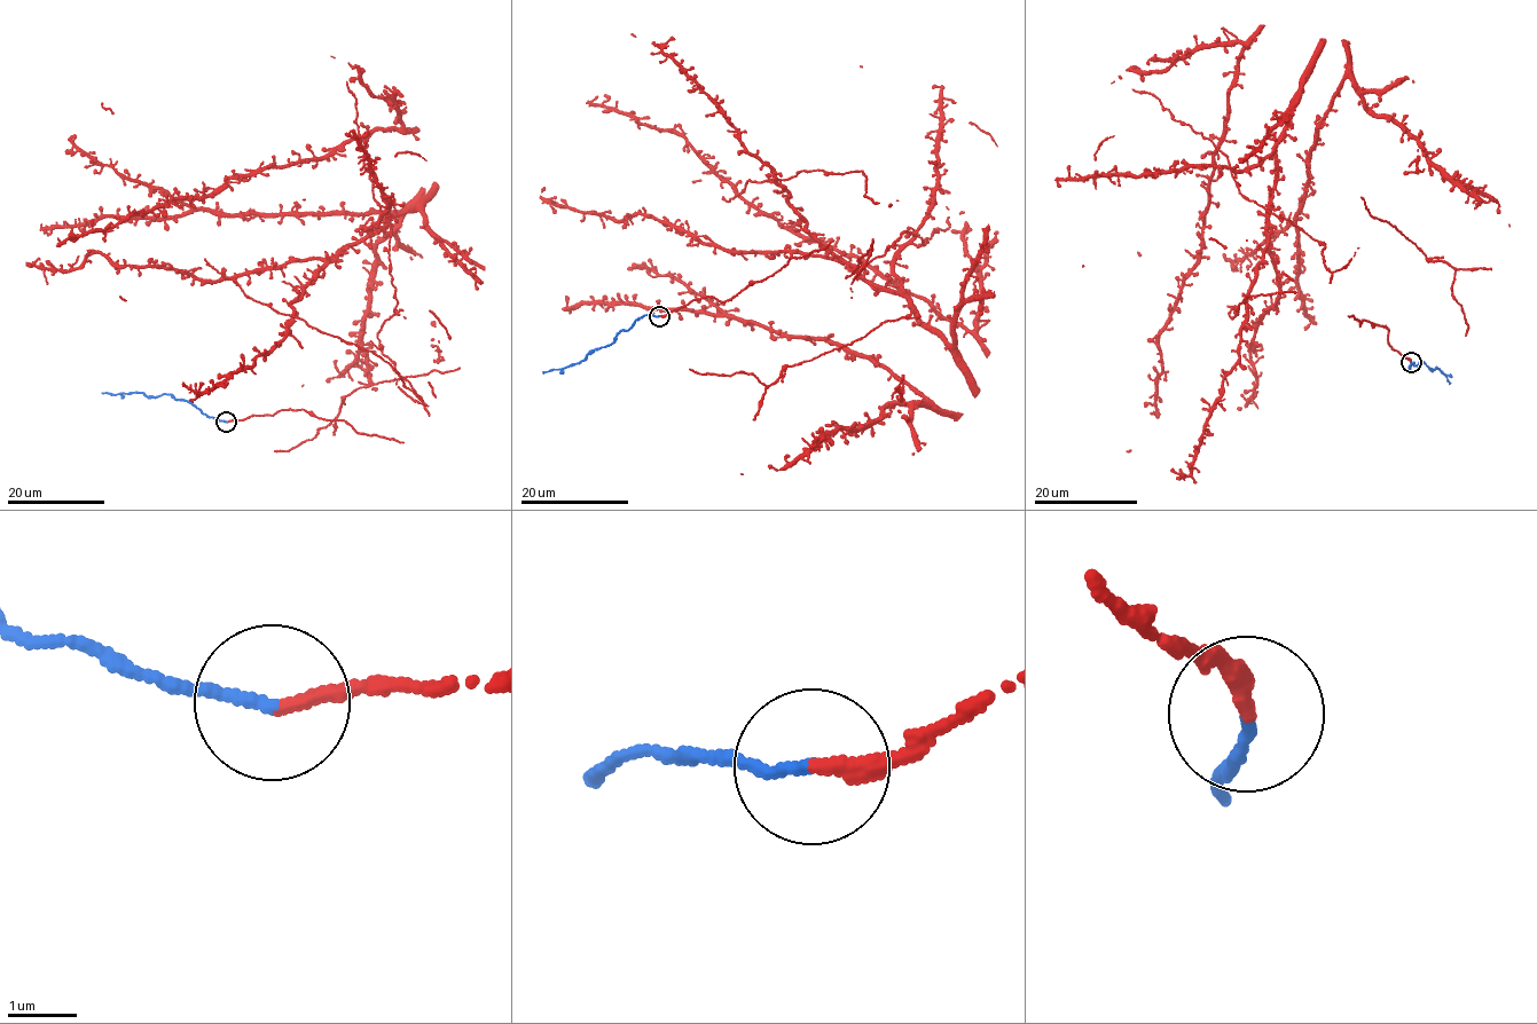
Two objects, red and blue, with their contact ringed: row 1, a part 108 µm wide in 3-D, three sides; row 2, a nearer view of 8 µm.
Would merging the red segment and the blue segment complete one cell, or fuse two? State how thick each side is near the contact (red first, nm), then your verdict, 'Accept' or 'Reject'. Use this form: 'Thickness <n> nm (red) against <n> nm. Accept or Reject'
Thickness 240 nm (red) against 150 nm. Accept

